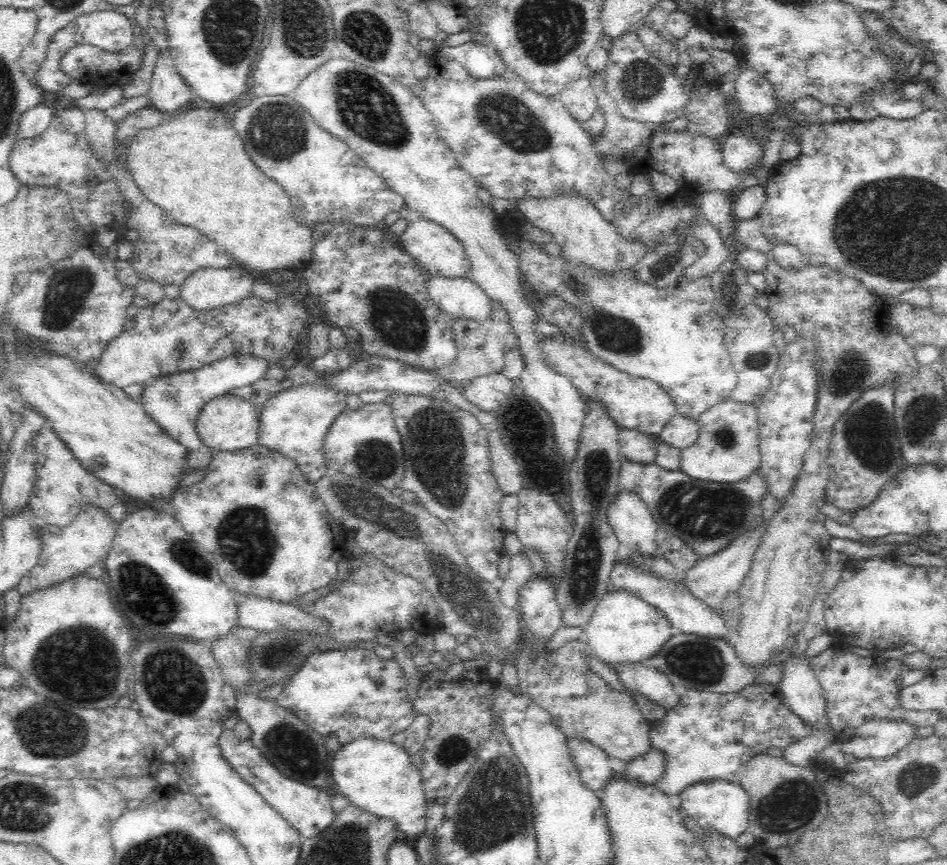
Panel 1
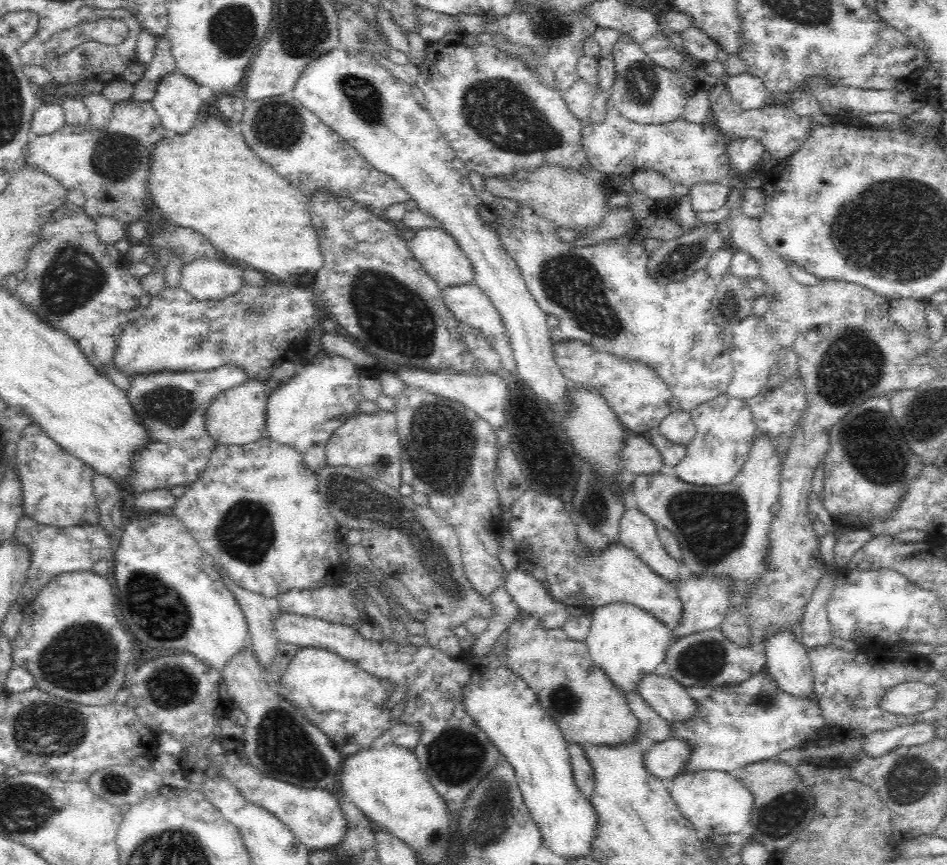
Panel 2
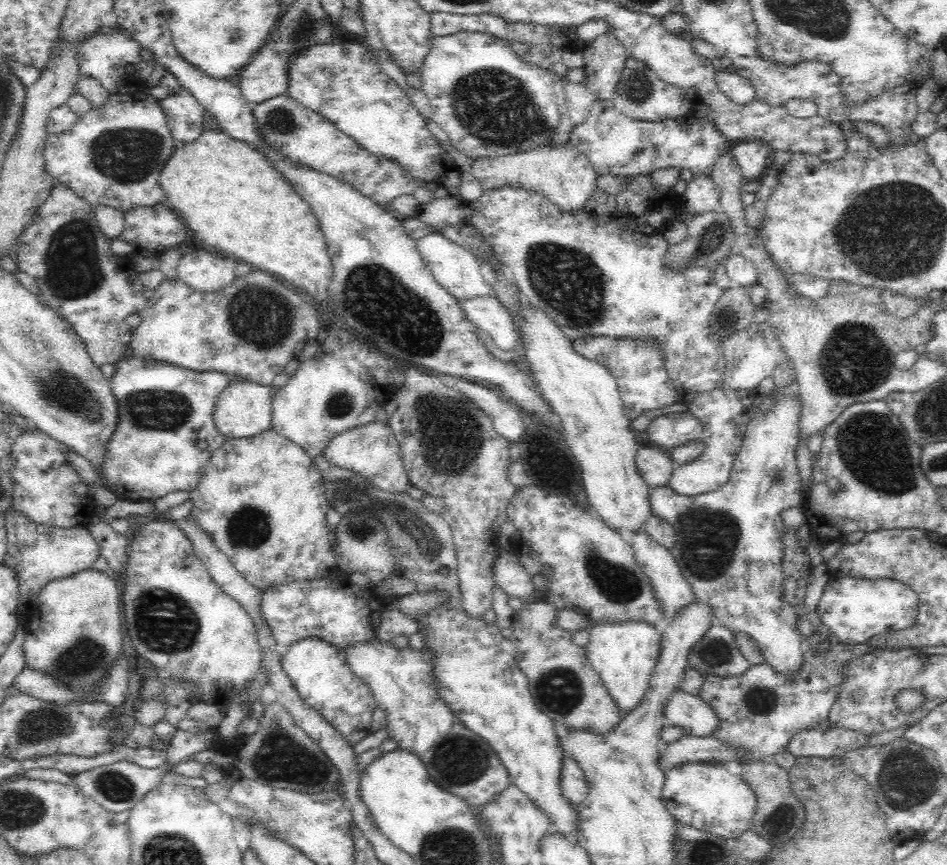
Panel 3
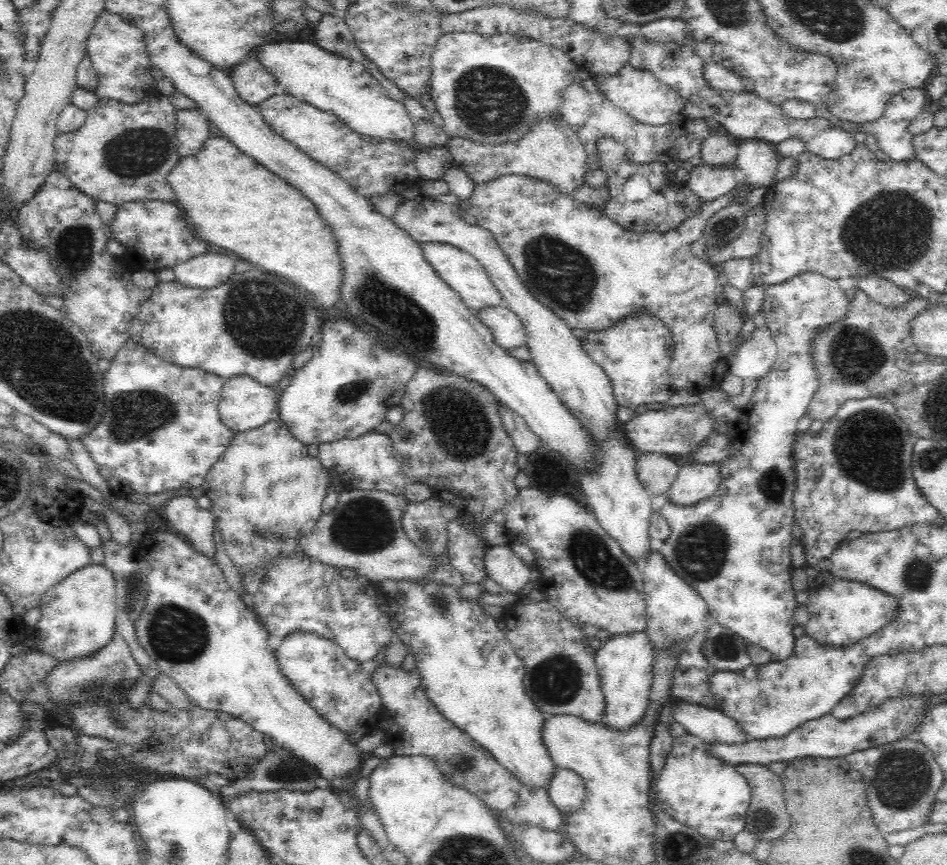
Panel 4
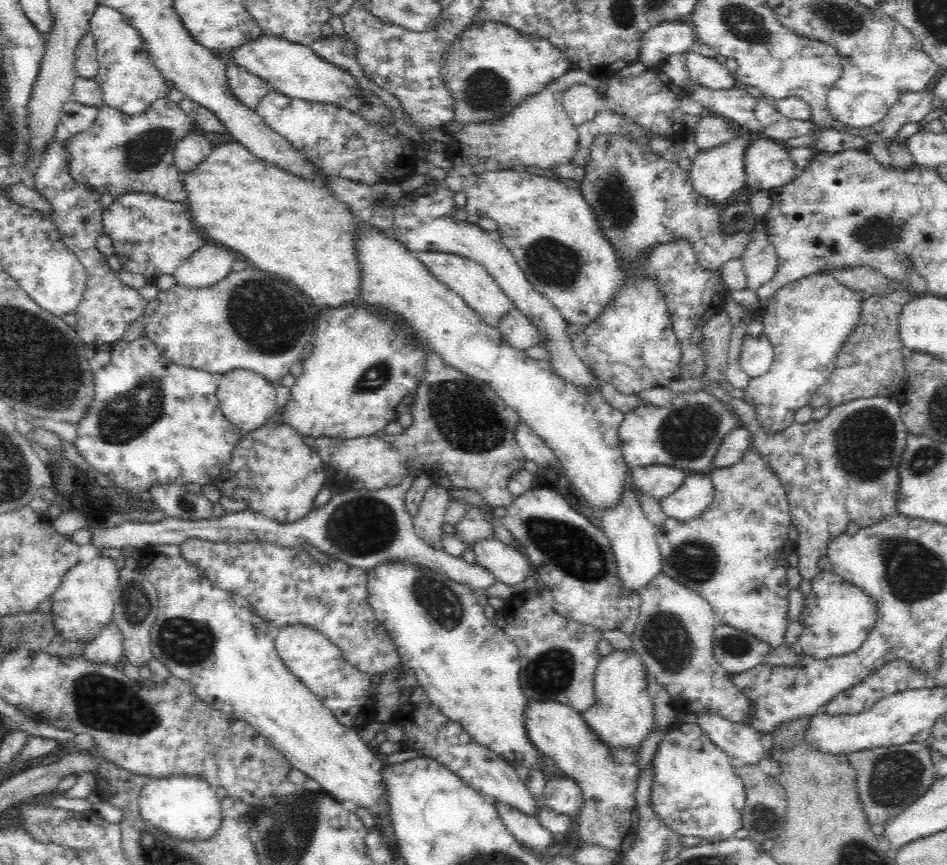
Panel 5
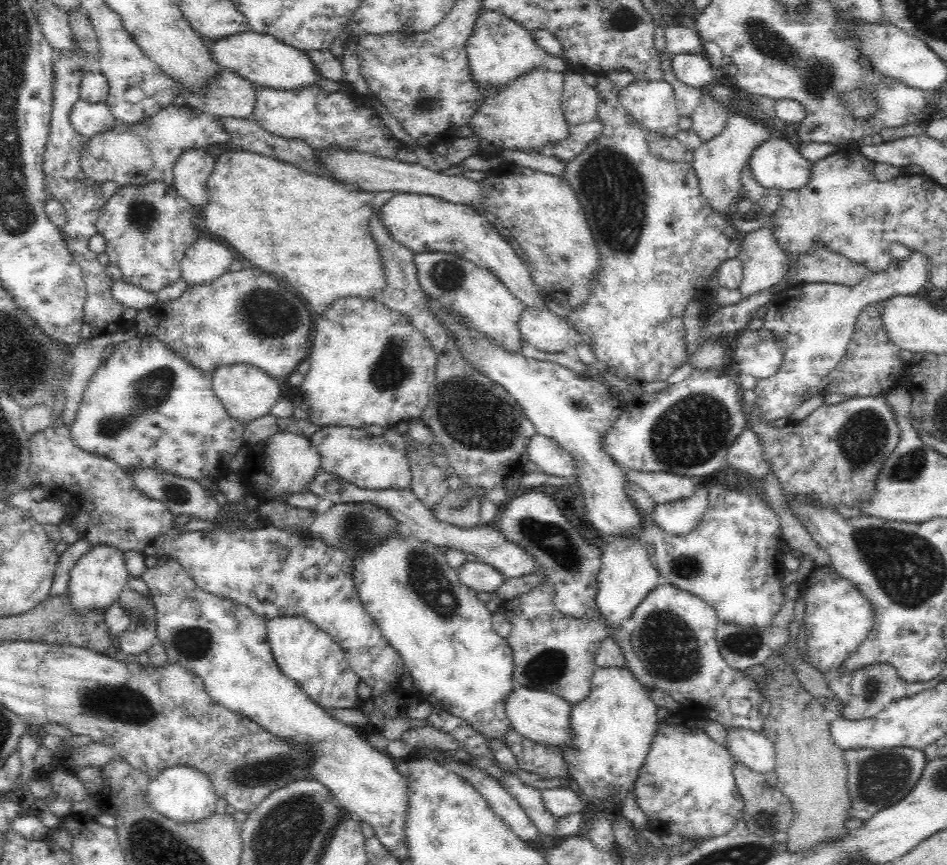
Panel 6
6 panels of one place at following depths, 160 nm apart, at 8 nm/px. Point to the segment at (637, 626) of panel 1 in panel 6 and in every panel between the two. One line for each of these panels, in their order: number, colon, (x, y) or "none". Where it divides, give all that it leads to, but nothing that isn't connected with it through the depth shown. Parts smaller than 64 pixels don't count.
2: (626, 642)
3: (624, 654)
4: (624, 663)
5: (622, 716)
6: (614, 727)

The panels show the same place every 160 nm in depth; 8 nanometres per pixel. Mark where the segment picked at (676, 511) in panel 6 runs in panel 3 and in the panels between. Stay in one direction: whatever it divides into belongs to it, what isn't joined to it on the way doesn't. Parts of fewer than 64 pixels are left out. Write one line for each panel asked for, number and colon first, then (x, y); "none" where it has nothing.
3: (724, 419)
4: (694, 482)
5: (696, 492)

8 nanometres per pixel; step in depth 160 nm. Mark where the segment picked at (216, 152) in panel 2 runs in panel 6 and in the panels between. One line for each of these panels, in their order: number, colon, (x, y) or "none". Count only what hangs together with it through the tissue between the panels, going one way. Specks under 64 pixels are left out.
3: (221, 187)
4: (231, 201)
5: (281, 223)
6: (308, 230)

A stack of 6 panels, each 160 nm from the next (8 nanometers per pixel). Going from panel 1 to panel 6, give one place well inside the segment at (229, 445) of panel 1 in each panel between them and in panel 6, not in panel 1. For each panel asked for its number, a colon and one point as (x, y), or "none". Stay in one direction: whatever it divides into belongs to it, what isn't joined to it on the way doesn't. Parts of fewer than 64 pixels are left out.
2: (237, 417)
3: (244, 409)
4: (245, 405)
5: (247, 400)
6: (247, 393)

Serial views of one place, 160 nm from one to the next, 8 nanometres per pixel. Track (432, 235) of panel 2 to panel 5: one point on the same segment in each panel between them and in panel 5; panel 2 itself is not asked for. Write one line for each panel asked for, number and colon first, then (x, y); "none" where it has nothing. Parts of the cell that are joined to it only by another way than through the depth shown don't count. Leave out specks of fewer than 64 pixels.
3: (455, 267)
4: (459, 270)
5: (470, 280)

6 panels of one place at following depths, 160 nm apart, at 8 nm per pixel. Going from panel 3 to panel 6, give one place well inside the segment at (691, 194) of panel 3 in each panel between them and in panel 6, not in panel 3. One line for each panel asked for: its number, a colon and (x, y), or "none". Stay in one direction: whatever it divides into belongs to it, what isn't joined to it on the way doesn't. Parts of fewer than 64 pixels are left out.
4: (708, 183)
5: (716, 174)
6: (718, 163)

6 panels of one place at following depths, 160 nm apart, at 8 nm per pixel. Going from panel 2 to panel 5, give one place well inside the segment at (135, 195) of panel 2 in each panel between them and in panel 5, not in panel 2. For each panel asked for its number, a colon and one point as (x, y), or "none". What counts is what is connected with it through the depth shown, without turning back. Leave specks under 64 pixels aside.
3: (112, 156)
4: (123, 152)
5: (120, 153)

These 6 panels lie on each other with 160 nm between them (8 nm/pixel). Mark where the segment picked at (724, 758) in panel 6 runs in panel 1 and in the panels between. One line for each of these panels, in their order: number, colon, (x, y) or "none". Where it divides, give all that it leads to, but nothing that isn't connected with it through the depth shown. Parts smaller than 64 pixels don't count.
1: (723, 806)
2: (715, 803)
3: (703, 795)
4: (695, 788)
5: (695, 788)

